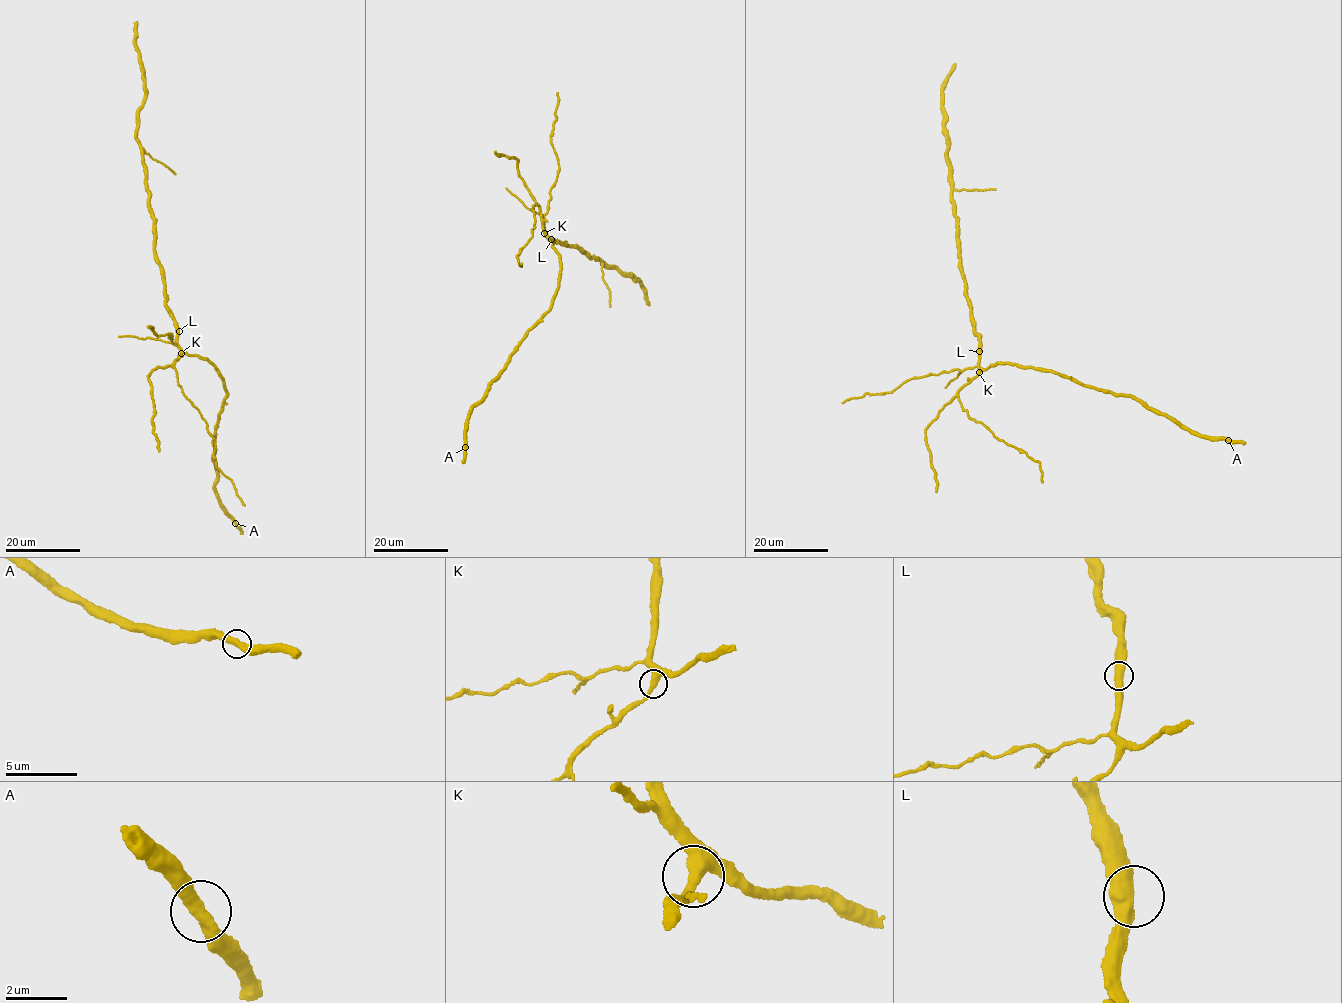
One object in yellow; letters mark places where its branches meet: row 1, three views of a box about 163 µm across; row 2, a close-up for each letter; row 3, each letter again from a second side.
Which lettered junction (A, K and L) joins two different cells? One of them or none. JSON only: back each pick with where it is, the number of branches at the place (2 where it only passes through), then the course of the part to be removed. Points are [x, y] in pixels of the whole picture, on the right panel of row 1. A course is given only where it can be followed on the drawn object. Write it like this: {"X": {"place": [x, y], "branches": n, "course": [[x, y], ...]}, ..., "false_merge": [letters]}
{"false_merge": []}

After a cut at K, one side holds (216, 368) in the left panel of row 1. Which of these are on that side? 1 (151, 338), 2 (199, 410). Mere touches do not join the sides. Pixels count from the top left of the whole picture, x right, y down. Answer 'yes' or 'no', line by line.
1: yes
2: no

